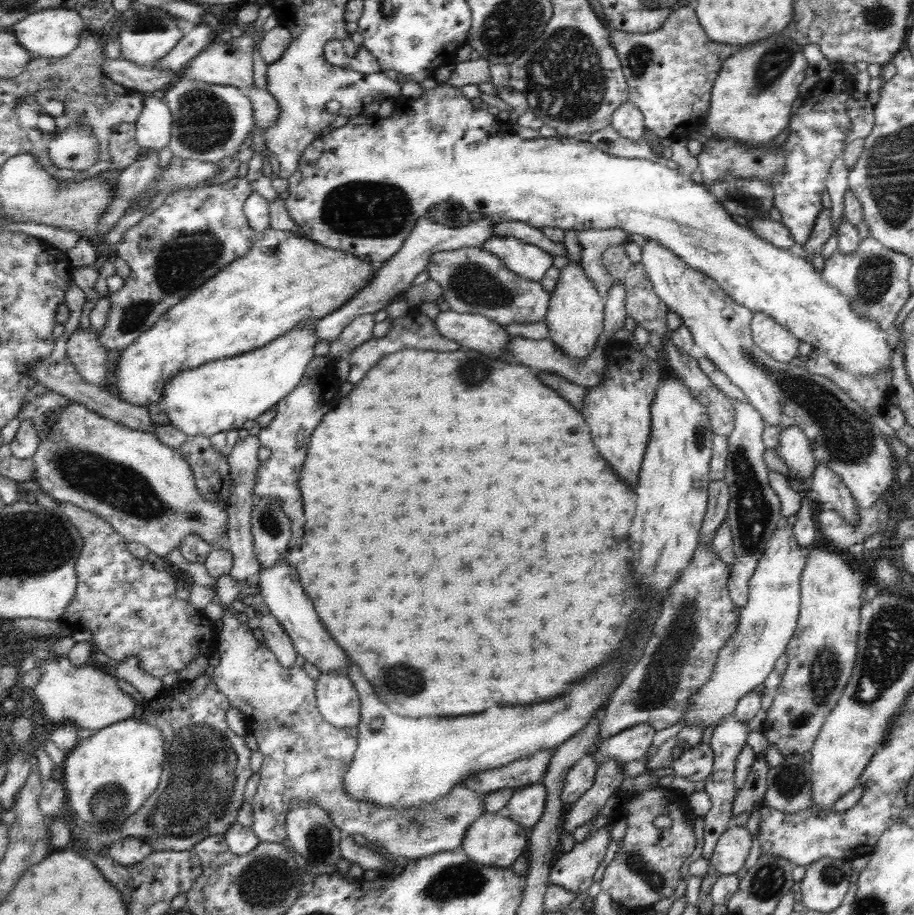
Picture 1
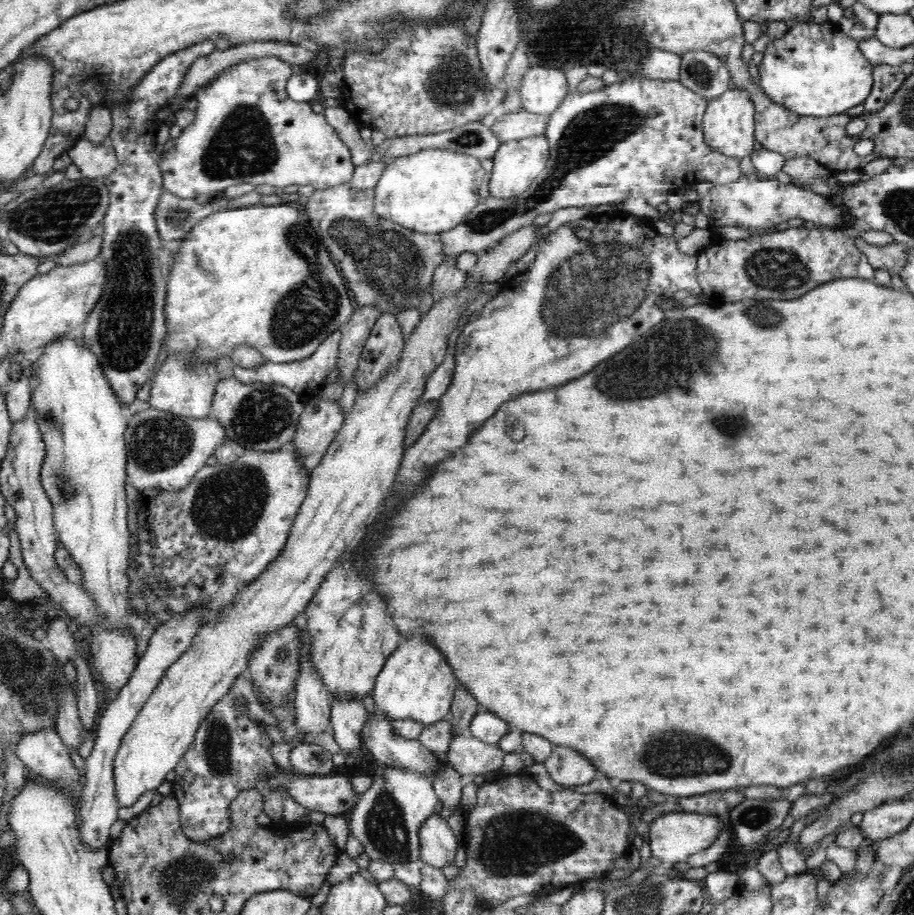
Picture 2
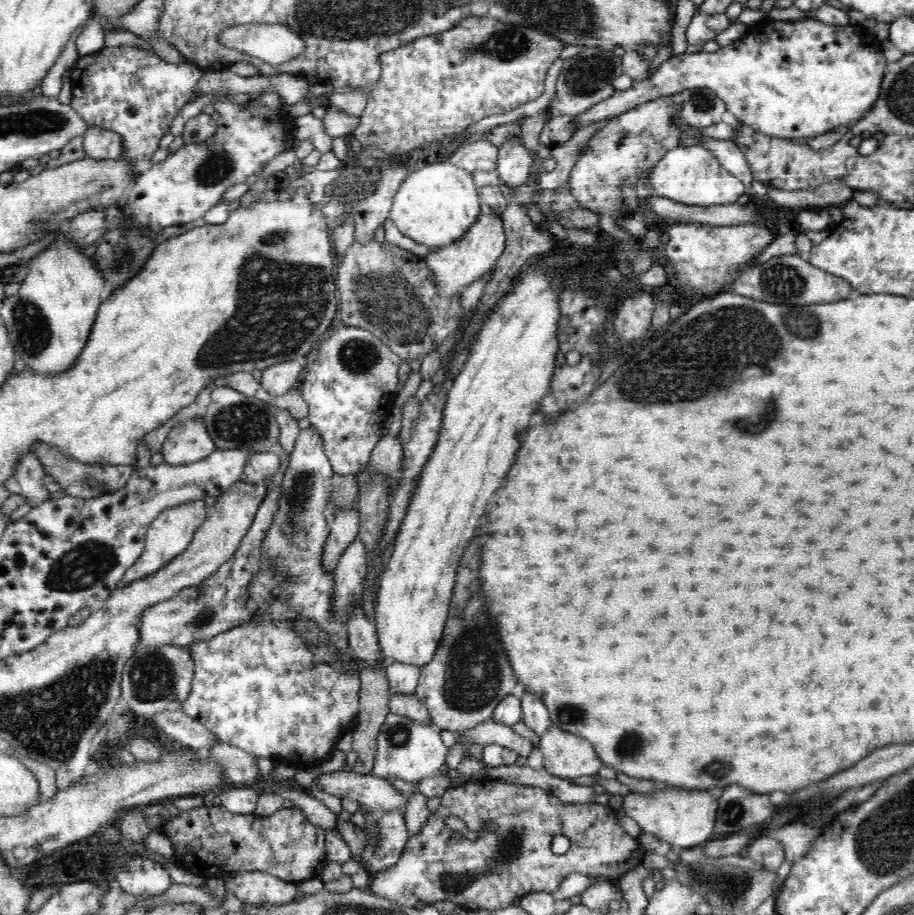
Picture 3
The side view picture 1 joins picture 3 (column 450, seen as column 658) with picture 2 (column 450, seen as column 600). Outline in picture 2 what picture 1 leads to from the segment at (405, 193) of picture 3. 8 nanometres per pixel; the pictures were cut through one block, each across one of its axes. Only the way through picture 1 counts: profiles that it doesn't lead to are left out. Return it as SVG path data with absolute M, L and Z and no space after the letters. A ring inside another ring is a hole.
M420 150L406 158L396 158L376 186L376 214L412 232L440 236L440 232L460 226L478 206L484 176L480 160L450 150Z

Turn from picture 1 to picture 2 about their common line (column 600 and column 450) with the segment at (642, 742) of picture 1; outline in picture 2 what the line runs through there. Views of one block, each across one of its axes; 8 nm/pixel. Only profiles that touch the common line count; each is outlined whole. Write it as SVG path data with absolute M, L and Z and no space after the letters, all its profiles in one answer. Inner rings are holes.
M464 734L452 738L446 760L462 776L480 776L486 772L498 772L504 766L504 756L500 744L486 744L472 734Z

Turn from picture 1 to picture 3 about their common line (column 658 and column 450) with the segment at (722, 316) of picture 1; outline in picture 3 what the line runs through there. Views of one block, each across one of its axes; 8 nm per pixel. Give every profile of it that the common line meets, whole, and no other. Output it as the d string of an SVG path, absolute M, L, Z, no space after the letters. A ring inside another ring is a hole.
M480 214L476 224L468 228L468 232L458 238L458 242L442 246L440 250L430 250L430 254L424 258L426 266L432 270L436 276L436 286L438 294L442 298L456 296L464 292L470 284L482 280L486 274L490 274L498 266L498 258L502 258L506 250L506 230L504 230L504 220L498 214Z

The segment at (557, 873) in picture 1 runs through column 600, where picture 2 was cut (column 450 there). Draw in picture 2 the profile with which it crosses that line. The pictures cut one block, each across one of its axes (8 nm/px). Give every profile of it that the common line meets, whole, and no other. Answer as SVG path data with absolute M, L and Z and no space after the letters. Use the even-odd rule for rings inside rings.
M432 814L420 828L420 852L422 852L422 864L430 864L438 870L442 870L448 862L454 864L458 840L448 826L448 822Z

